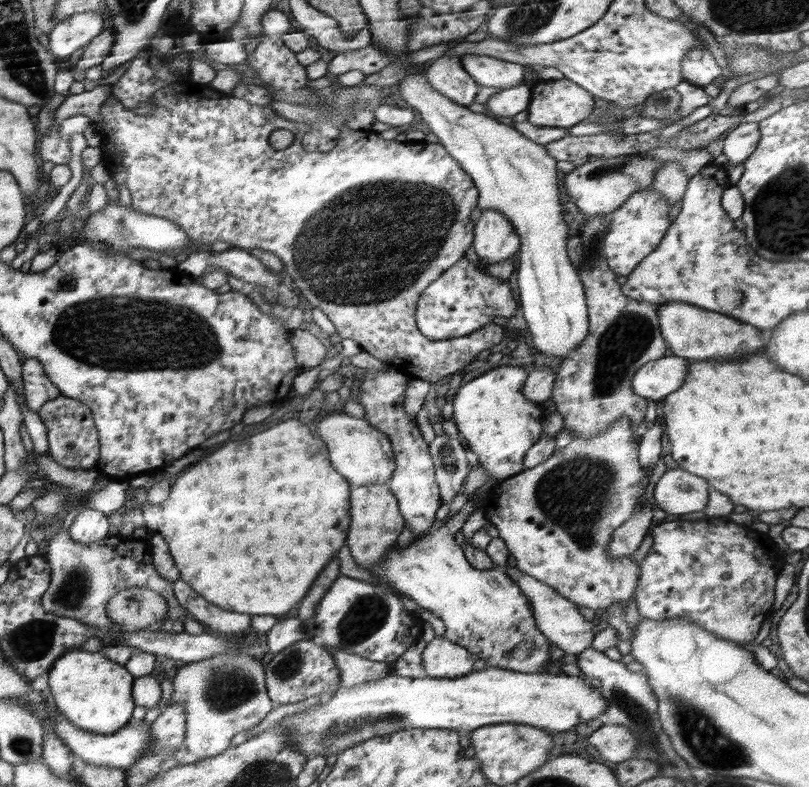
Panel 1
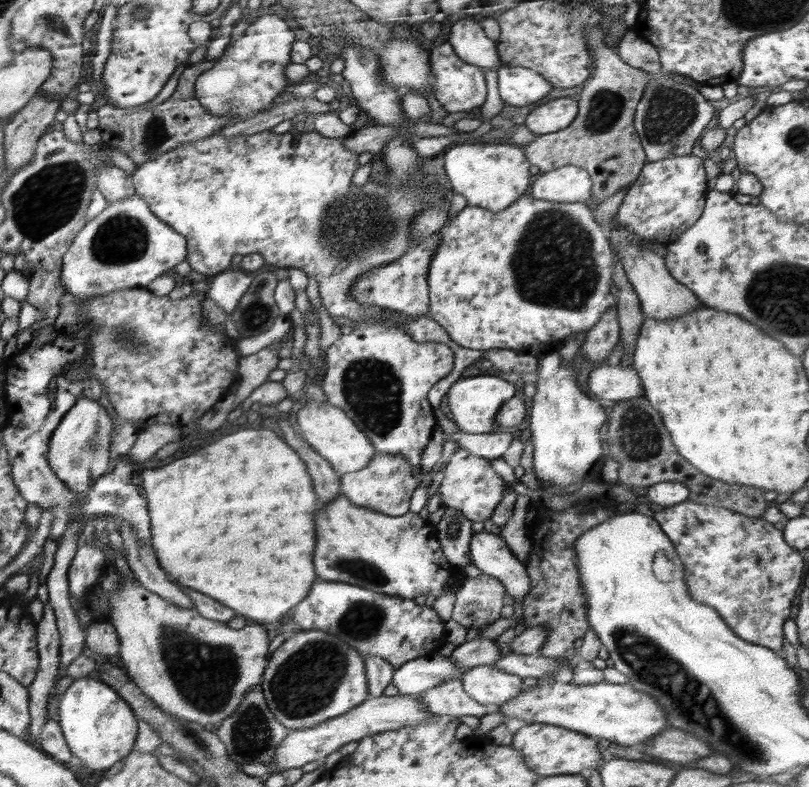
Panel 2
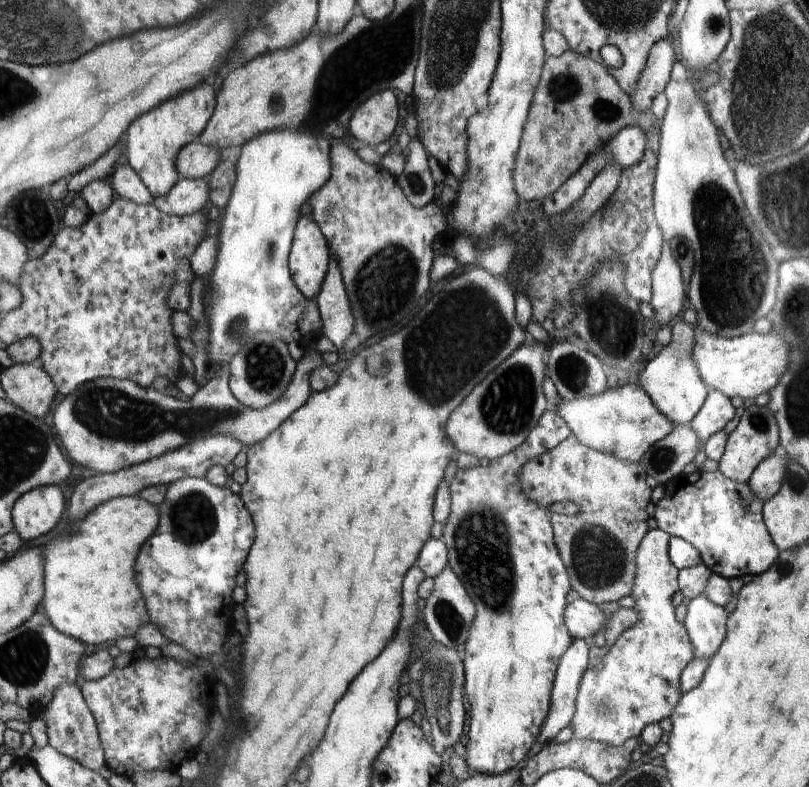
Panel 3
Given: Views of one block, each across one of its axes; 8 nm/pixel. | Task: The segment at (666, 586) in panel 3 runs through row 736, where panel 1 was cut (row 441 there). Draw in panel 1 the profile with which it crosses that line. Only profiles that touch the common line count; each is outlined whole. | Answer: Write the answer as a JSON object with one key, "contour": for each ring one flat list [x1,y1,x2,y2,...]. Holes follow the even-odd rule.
{"contour":[[622,416,618,420,615,420,613,424,606,426,609,429,602,434,597,434,592,438,574,439,572,443,569,443,559,451,553,453,550,458,547,458,544,462,523,470,521,473,515,474,514,476,504,479,501,483,492,486,488,492,487,500,481,506,482,512,485,513,486,521,492,523,498,528,499,536,503,538,503,541,508,548,510,556,513,556,516,560,516,567,523,570,526,574,541,580,548,586,556,589,558,594,561,594,564,598,575,602,577,605,586,606,588,608,595,609,599,614,606,612,612,605,618,603,625,612,627,606,627,600,635,592,638,577,641,572,640,568,636,563,631,560,631,556,610,557,606,553,606,546,610,544,613,532,616,531,624,522,628,521,632,514,635,512,635,507,640,503,640,500,644,500,644,492,649,483,650,472,647,468,641,468,638,458,638,435,635,433,636,430,631,429,631,422,627,416]]}

